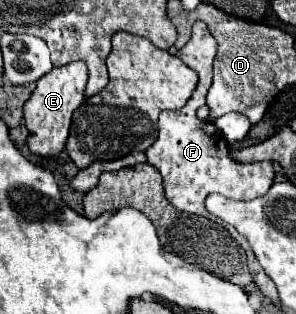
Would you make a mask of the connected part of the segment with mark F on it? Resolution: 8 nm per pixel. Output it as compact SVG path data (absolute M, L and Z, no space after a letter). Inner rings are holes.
M196 21L192 27L192 39L178 49L178 57L192 69L198 69L198 87L192 95L192 99L176 111L162 111L158 119L158 137L146 149L148 163L160 169L164 177L164 189L166 199L184 213L202 215L206 219L212 219L204 207L204 199L210 193L220 193L230 199L254 199L260 195L266 195L270 185L274 183L274 165L270 161L260 163L238 163L230 157L230 149L222 133L214 123L200 121L196 115L196 109L206 103L206 93L212 83L212 61L218 51L218 43L208 31L208 27L202 21Z

